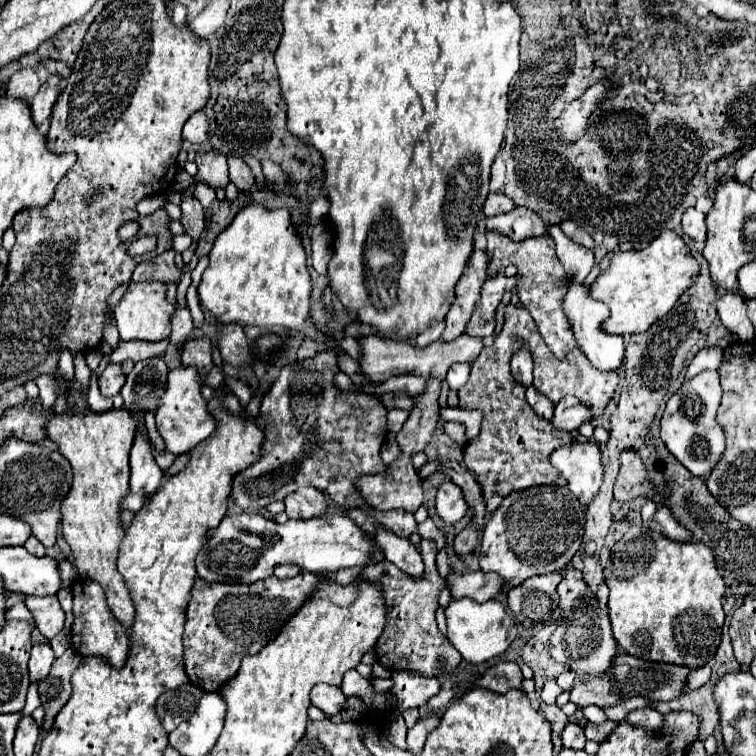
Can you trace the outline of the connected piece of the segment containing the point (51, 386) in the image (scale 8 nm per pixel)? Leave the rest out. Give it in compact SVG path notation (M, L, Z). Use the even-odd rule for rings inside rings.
M43 374L35 379L35 383L39 389L39 397L43 407L51 409L60 392L58 380L54 376Z

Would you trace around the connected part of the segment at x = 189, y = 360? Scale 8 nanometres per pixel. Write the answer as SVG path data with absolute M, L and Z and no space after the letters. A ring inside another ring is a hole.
M207 337L191 339L191 345L183 349L181 353L181 363L183 365L195 365L197 371L205 377L213 369L213 345L209 343Z

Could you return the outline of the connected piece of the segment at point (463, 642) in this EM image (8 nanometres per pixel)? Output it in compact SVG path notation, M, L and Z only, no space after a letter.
M451 599L447 609L447 639L461 653L467 663L485 663L507 651L511 641L517 637L517 621L507 613L507 607L501 601L477 603L473 599Z

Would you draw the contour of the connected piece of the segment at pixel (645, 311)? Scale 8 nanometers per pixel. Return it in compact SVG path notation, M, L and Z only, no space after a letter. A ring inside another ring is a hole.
M663 231L645 249L615 253L607 271L601 271L589 287L589 295L603 301L611 311L601 329L611 335L635 335L647 331L657 319L671 311L679 295L691 287L691 277L697 275L697 271L697 261L687 251L683 239L673 231Z

